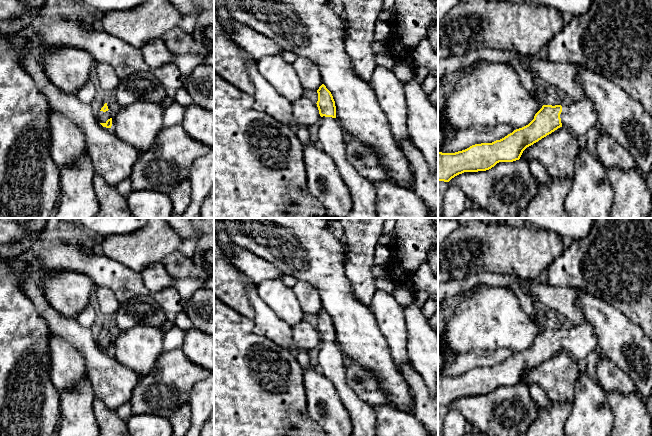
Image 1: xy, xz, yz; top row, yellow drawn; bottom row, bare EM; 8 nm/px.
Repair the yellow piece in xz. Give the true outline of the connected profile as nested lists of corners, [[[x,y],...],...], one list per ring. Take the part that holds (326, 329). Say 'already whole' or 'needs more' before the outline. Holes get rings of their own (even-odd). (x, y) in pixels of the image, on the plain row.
needs more | [[[322,308],[317,314],[320,343],[319,370],[333,383],[348,411],[352,423],[350,436],[377,436],[376,415],[368,403],[361,401],[346,382],[346,362],[336,344],[336,330],[331,316]]]

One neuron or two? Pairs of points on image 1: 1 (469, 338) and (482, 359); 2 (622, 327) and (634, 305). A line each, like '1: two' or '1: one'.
1: two
2: two

